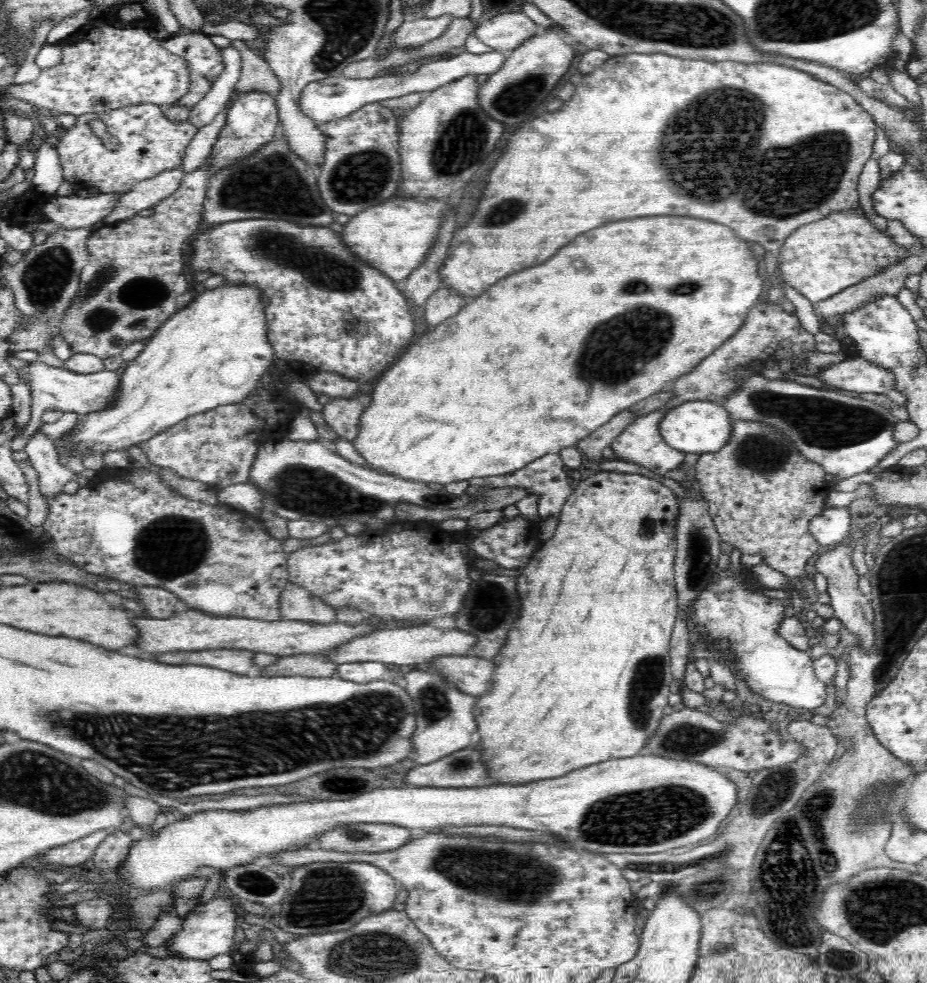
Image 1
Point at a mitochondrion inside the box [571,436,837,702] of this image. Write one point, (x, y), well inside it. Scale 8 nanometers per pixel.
(700, 558)

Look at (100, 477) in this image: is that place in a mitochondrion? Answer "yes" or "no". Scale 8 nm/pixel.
no

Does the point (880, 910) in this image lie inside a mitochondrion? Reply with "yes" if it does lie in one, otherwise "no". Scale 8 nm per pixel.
yes

